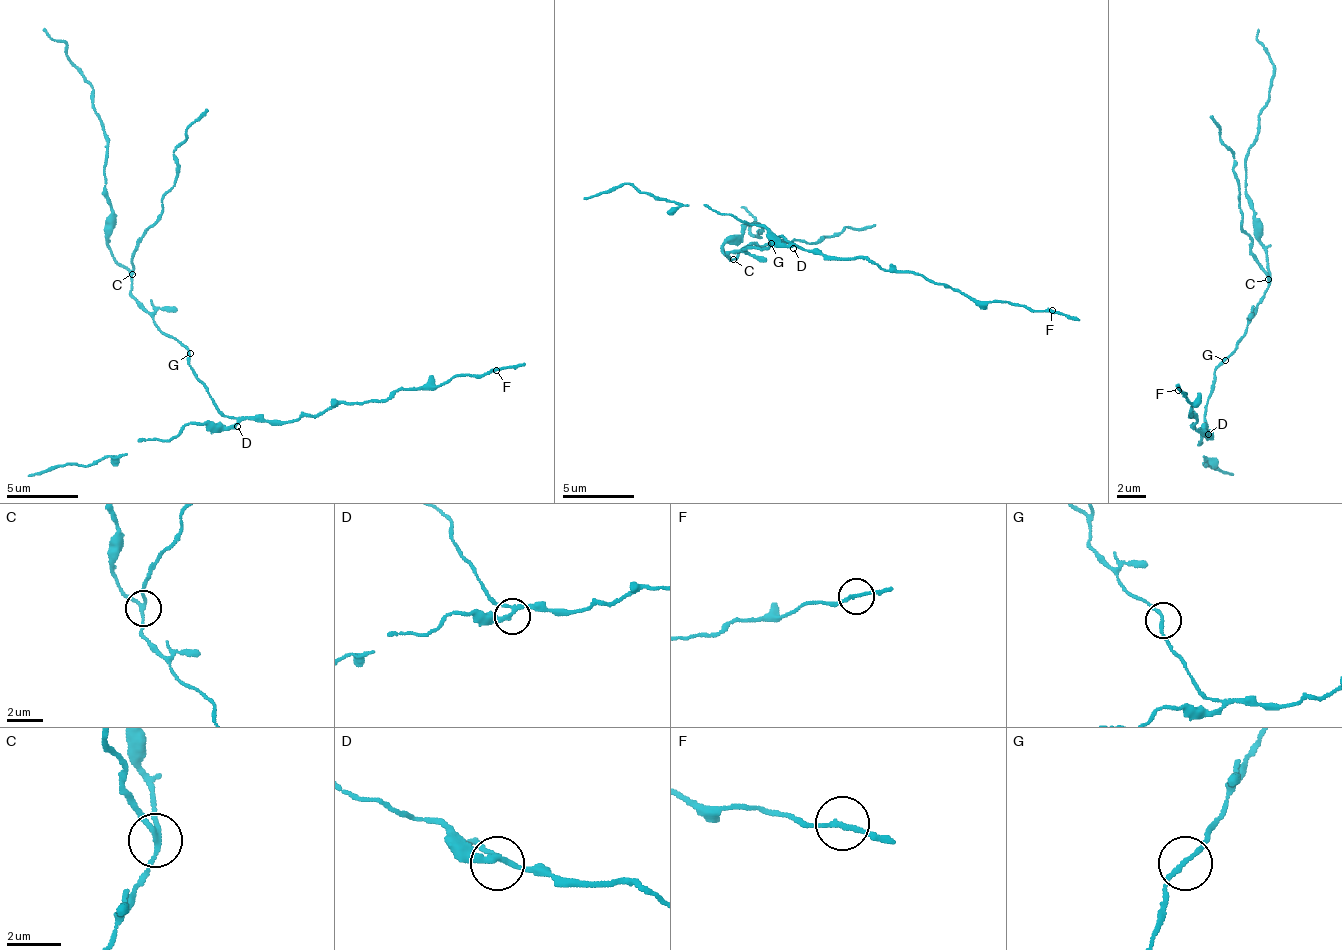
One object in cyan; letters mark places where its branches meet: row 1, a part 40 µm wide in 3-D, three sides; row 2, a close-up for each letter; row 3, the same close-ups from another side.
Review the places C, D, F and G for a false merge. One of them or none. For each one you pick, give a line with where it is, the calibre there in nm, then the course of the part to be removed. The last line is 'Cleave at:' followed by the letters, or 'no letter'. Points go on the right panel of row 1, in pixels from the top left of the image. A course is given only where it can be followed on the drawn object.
C: at (1268, 279); 150 nm thick; foreign part runs (1268, 279), (1241, 223), (1234, 155), (1211, 114)
Cleave at: C

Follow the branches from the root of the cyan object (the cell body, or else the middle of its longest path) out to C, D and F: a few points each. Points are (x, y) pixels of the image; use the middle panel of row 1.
C: (771, 240), (761, 250), (732, 250), (728, 257), (734, 260)
D: (771, 240), (769, 233), (776, 238), (777, 235), (786, 236), (793, 248)
F: (771, 240), (769, 233), (786, 236), (806, 251), (871, 259), (885, 269), (923, 274), (982, 302), (1052, 310)

